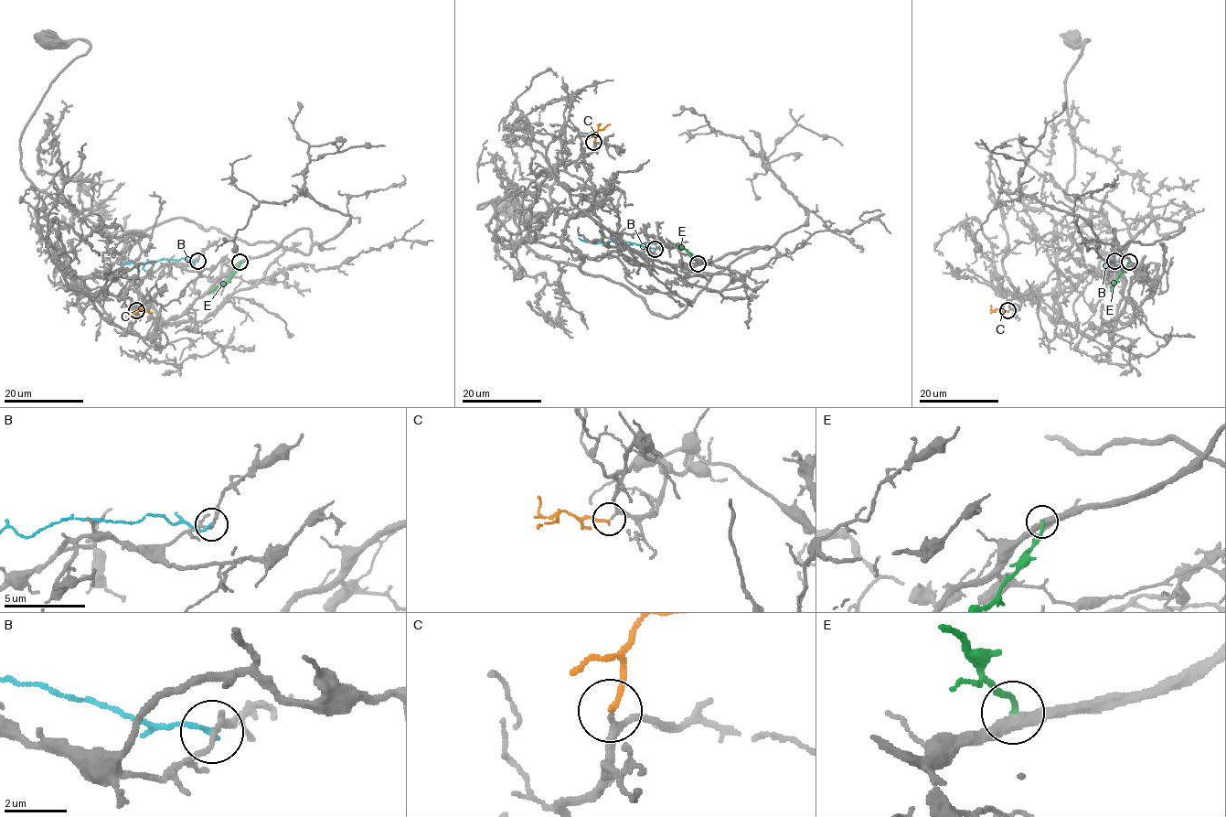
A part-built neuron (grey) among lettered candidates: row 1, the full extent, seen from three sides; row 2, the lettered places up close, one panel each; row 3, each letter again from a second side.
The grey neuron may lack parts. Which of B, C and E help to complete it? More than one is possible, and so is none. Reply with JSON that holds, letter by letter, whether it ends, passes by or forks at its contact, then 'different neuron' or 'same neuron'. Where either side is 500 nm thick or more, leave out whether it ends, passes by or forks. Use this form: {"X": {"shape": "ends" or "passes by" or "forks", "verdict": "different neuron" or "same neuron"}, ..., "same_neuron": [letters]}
{"B": {"shape": "ends", "verdict": "different neuron"}, "C": {"shape": "ends", "verdict": "same neuron"}, "E": {"shape": "ends", "verdict": "different neuron"}, "same_neuron": ["C"]}

